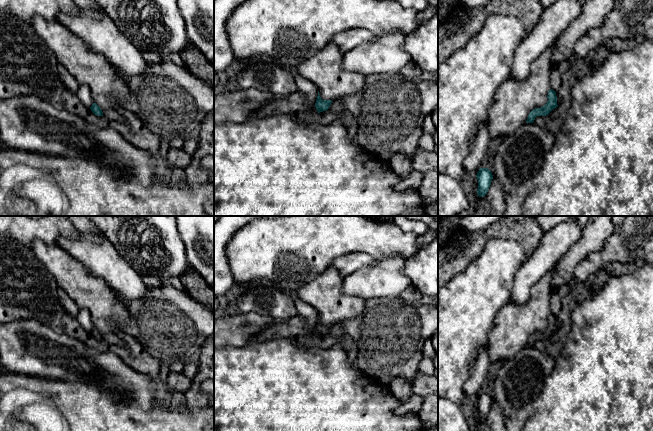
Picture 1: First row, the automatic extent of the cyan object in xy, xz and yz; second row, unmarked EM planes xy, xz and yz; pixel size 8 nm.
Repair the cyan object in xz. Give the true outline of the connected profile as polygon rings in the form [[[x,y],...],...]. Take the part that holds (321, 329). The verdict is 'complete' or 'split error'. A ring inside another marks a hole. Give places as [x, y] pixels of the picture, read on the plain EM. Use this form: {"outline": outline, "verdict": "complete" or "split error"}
{"outline": [[[318,315],[318,320],[317,320],[316,327],[315,327],[315,331],[318,337],[327,335],[331,327],[332,327],[332,324],[322,324]]], "verdict": "complete"}

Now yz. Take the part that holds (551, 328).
{"outline": [[[553,313],[548,315],[547,322],[548,325],[543,331],[535,332],[529,337],[526,347],[533,347],[537,340],[547,340],[553,333],[558,331],[556,316]]], "verdict": "complete"}

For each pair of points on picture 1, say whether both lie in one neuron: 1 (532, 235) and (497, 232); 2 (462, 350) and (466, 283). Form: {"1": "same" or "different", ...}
{"1": "same", "2": "same"}

